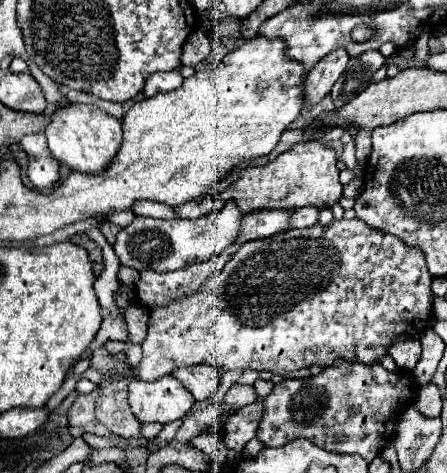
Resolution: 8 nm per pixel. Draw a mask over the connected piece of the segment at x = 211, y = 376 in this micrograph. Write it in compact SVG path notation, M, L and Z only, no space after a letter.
M207 364L179 368L173 372L173 376L183 382L183 386L193 394L197 402L207 400L219 386L219 370Z

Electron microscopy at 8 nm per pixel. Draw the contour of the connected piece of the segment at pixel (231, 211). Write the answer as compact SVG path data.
M227 202L221 210L195 218L195 220L155 220L145 216L135 216L135 220L123 228L117 234L115 242L115 254L121 264L131 266L135 270L153 268L153 270L177 270L193 262L203 262L227 246L237 238L239 234L239 222L243 218L243 212L235 206L235 202Z

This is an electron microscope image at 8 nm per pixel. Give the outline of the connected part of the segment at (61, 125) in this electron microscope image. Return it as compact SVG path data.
M79 102L61 104L51 114L51 120L45 128L45 136L51 154L59 162L63 162L71 170L91 172L91 174L99 174L111 164L111 158L115 158L123 140L121 122L115 116L93 104L79 104Z

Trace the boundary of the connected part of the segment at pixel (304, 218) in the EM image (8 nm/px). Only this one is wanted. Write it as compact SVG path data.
M305 206L295 210L295 214L291 216L291 226L293 228L307 228L307 226L315 226L317 218L319 218L319 210L317 206Z

